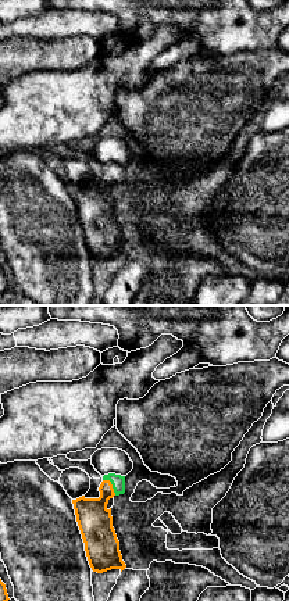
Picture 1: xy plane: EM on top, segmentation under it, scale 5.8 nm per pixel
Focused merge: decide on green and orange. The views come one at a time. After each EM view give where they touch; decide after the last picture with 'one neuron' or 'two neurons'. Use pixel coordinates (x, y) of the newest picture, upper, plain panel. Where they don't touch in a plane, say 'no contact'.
(111, 172)

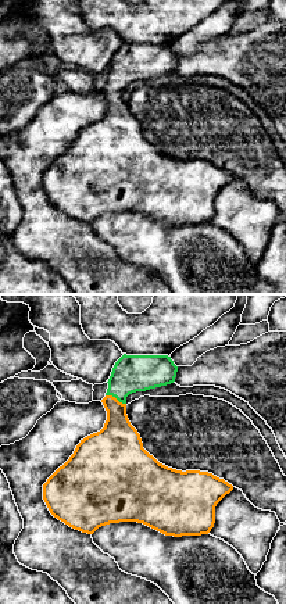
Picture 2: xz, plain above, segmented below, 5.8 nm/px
(115, 86)

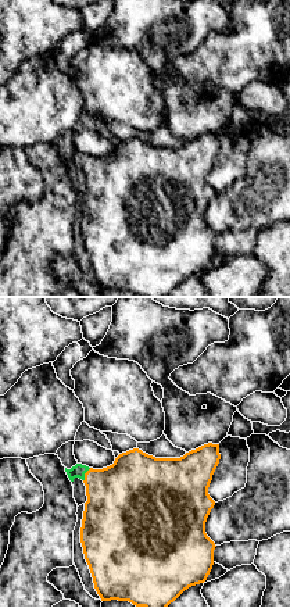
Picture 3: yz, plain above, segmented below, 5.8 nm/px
(83, 164)

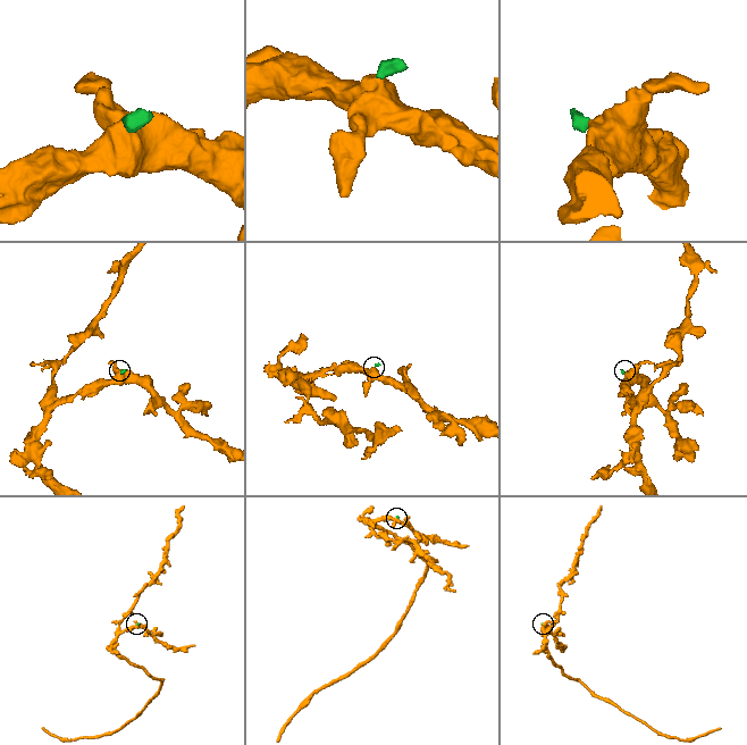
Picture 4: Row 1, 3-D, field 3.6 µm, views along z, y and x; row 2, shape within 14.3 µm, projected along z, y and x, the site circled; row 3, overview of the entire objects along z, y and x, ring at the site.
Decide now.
one neuron

